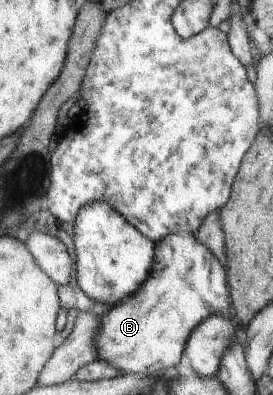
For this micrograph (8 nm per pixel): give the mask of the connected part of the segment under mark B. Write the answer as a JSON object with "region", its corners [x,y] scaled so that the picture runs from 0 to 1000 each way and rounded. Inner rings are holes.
{"region":[[[648,587],[604,595],[571,613],[564,663],[542,704],[480,744],[480,757],[414,770],[399,787],[363,800],[370,818],[341,853],[352,909],[421,929],[429,939],[451,939],[451,947],[535,952],[579,944],[656,919],[692,846],[729,818],[780,797],[839,803],[839,772],[850,767],[832,722],[832,681],[795,651],[736,610],[722,610],[711,592]]]}

